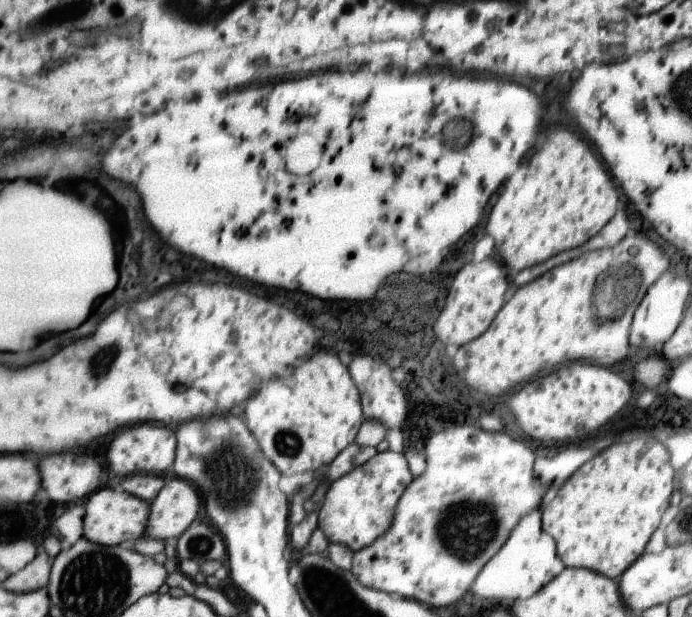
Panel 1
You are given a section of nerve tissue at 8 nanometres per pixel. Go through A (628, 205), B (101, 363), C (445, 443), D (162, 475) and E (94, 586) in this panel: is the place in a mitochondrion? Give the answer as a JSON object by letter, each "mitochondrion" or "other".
{"A":"other","B":"mitochondrion","C":"other","D":"other","E":"mitochondrion"}

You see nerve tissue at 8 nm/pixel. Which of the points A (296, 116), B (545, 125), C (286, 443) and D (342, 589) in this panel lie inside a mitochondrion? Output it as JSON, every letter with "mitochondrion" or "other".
{"A":"other","B":"other","C":"mitochondrion","D":"mitochondrion"}

